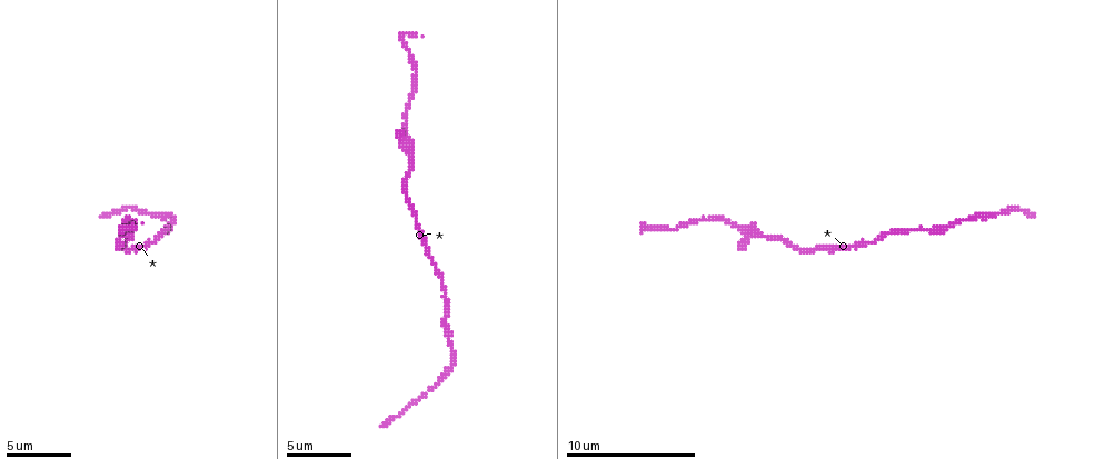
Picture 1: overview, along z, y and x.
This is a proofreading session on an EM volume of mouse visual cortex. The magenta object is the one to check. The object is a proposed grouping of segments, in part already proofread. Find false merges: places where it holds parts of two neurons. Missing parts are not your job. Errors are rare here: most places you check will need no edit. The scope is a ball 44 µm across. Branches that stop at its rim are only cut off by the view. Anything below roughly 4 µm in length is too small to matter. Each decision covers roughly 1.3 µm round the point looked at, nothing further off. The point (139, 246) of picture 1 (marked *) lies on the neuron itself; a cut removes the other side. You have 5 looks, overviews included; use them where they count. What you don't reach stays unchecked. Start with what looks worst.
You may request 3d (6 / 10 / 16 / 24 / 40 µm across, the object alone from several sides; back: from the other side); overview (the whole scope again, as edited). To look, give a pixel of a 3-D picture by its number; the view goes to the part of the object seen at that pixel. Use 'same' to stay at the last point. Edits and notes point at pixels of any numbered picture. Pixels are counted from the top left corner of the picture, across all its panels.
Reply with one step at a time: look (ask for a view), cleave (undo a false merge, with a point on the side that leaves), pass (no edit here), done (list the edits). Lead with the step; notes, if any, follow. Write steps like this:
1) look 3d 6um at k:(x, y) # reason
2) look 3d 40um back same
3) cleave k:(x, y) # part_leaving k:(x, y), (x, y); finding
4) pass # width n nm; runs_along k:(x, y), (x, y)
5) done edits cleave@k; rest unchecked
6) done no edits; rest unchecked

look 3d 10um at 1:(738, 224) # sudden change in width

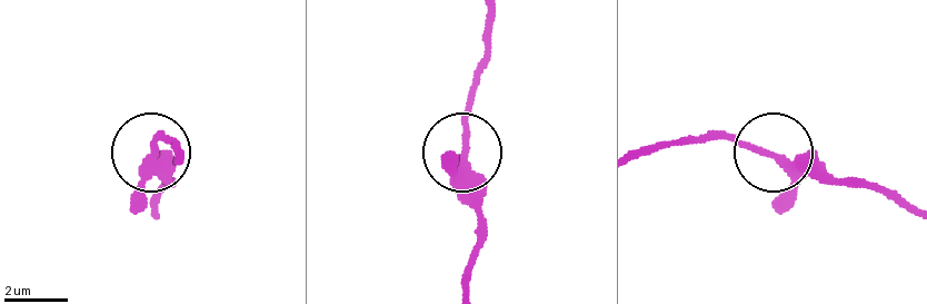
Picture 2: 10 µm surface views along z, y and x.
pass # runs_along 2:(909, 209), (878, 190), (806, 175), (726, 140), (689, 140); all the same neuron

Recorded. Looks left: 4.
look 3d 10um at 1:(968, 218) # sudden change in width

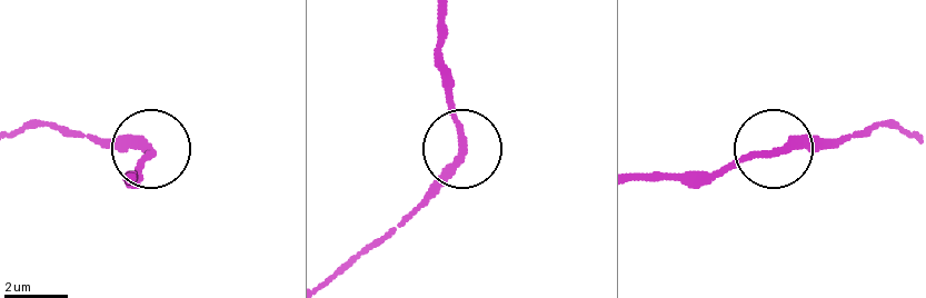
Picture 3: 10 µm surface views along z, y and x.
look 3d 10um back at 3:(153, 153)

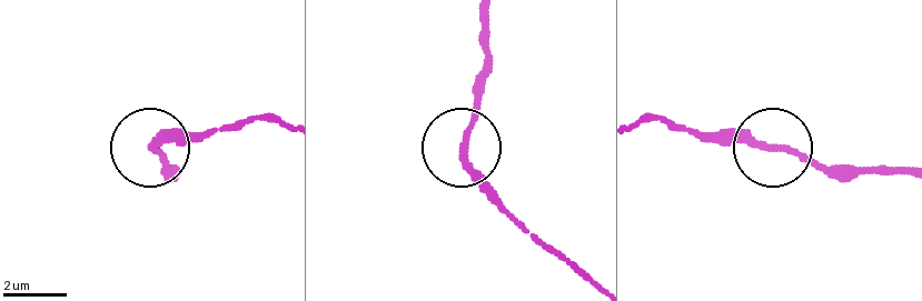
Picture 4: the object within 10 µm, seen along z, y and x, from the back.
pass # runs_along 4:(486, 13), (486, 86), (462, 157), (515, 218); continuous, no second neuron

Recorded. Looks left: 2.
look 3d 16um at 1:(444, 301) # calibre changes

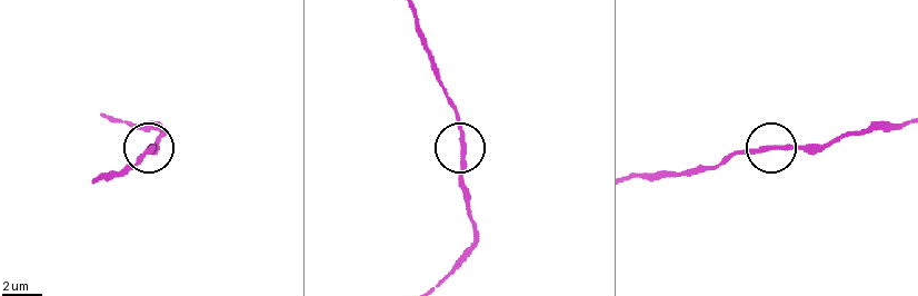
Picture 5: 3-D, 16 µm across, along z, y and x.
pass # runs_along 5:(670, 173), (698, 173), (762, 148), (821, 148); all the same neuron

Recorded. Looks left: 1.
done no edits; rest unchecked

